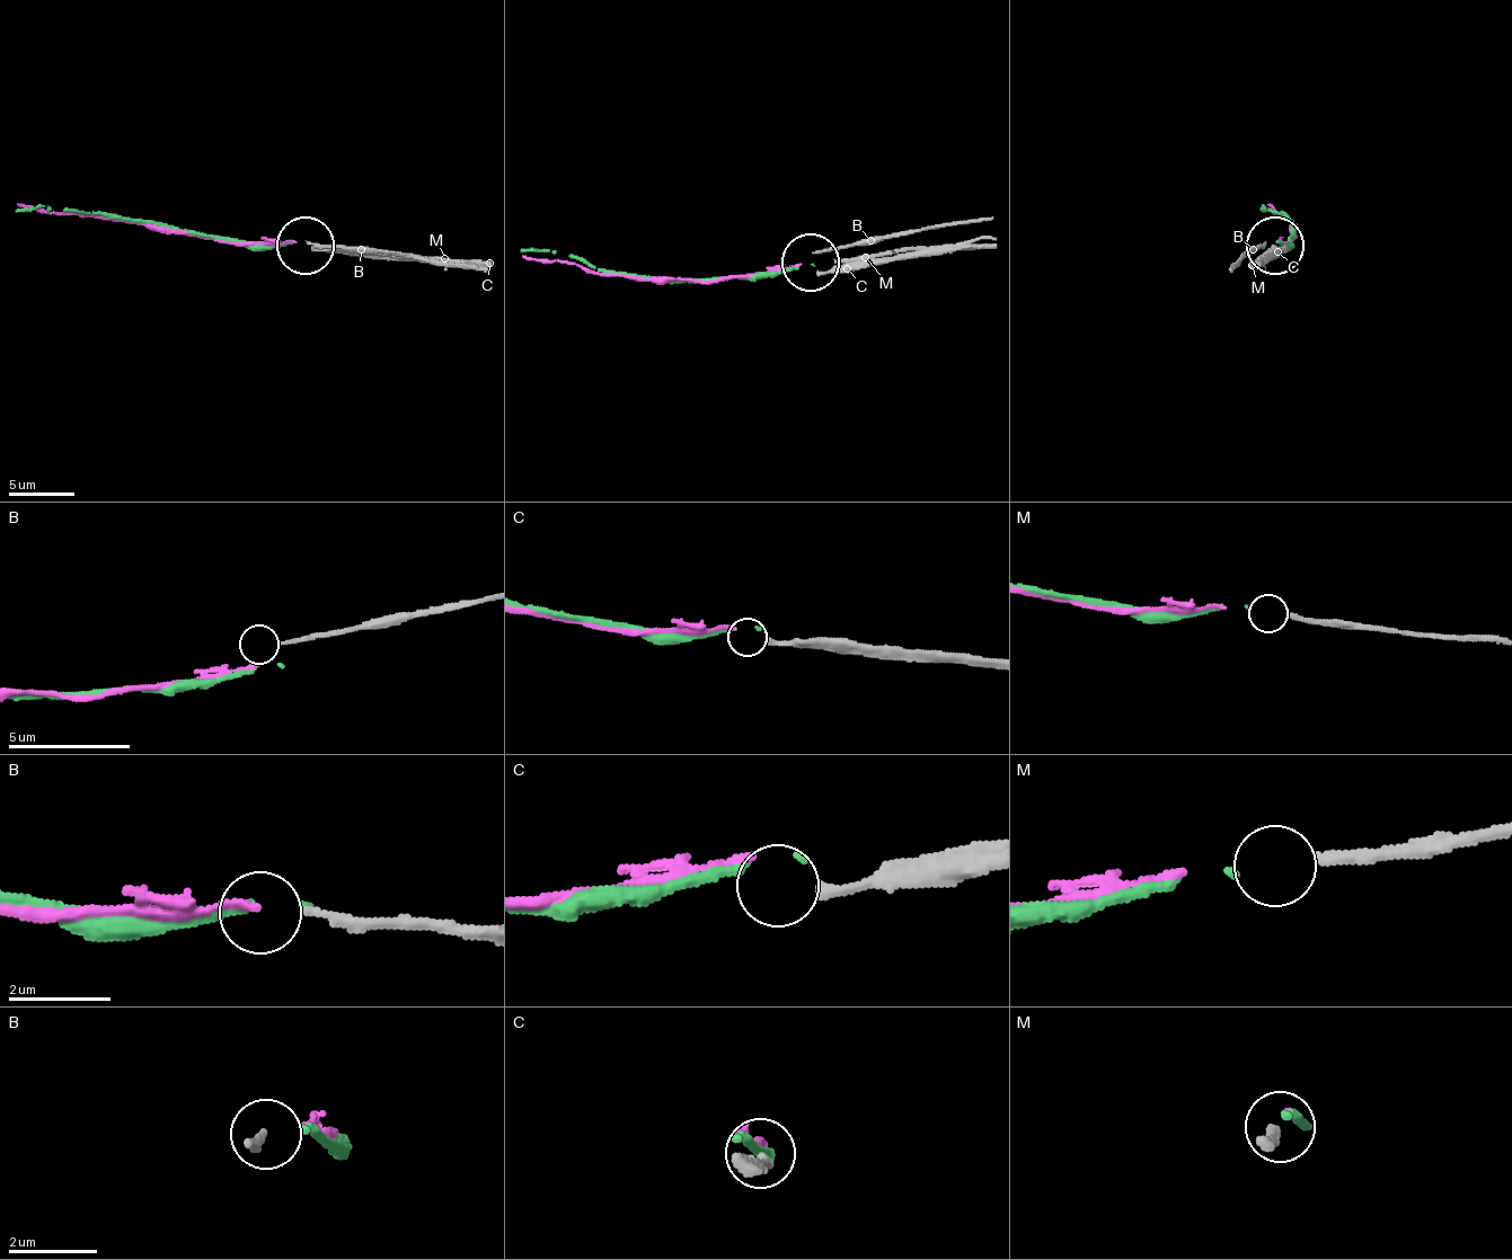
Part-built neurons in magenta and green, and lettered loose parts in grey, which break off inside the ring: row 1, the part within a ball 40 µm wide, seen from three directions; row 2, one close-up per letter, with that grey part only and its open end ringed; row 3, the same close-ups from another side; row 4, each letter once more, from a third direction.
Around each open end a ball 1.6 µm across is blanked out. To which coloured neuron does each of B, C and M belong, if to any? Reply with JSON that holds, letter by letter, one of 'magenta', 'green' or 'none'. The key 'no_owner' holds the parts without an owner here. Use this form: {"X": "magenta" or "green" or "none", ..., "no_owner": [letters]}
{"B": "none", "C": "none", "M": "green", "no_owner": ["B", "C"]}

